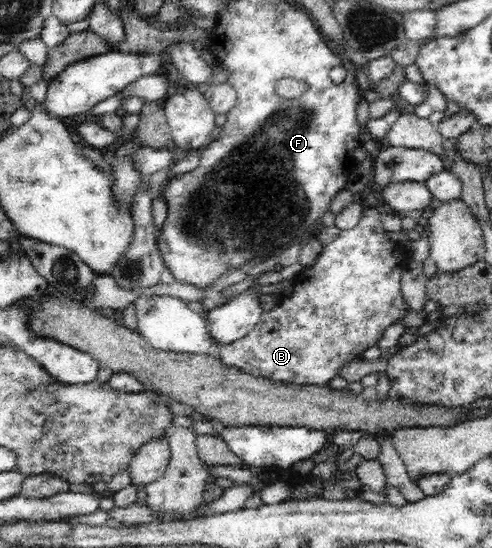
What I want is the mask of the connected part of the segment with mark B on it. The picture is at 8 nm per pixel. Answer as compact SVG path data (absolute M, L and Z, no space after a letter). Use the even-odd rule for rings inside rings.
M368 209L354 229L340 230L340 235L323 247L316 263L305 267L294 279L296 283L292 297L287 296L278 307L263 311L260 322L246 337L222 347L219 351L222 363L272 381L326 386L338 375L336 371L342 365L362 359L366 350L375 347L386 327L410 311L401 292L402 273L409 265L402 261L404 253L396 253L396 243L388 239L380 215L382 213L378 209Z

